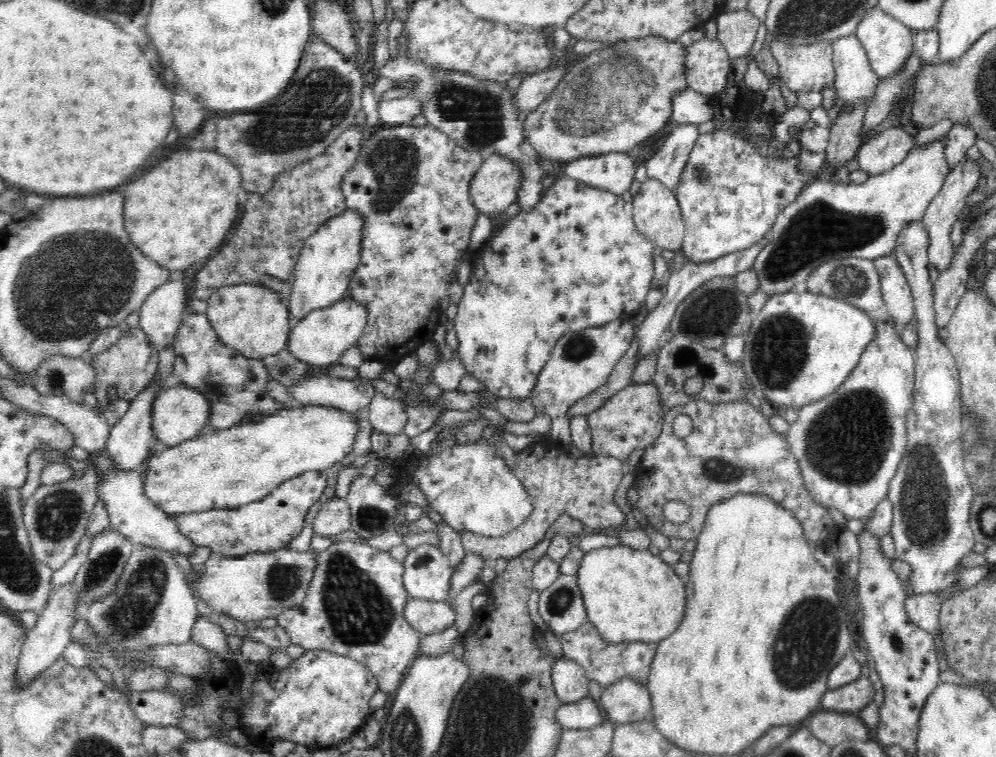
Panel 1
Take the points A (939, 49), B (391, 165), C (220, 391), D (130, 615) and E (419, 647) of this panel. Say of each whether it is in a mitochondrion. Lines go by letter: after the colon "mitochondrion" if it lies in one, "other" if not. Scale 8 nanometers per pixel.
A: other
B: mitochondrion
C: mitochondrion
D: mitochondrion
E: other

